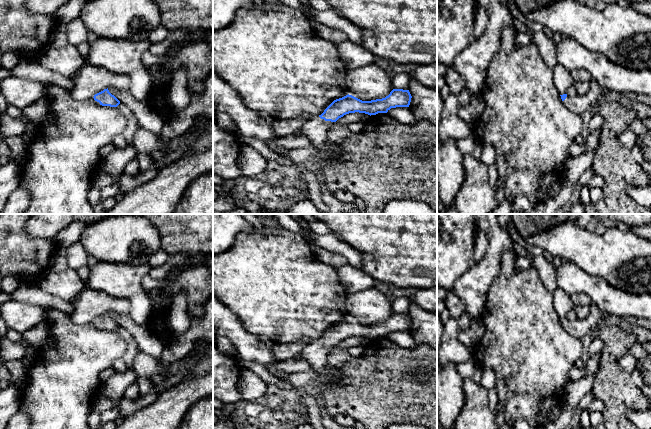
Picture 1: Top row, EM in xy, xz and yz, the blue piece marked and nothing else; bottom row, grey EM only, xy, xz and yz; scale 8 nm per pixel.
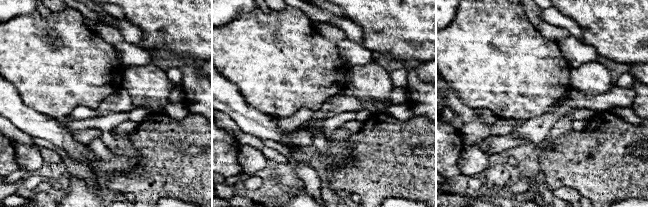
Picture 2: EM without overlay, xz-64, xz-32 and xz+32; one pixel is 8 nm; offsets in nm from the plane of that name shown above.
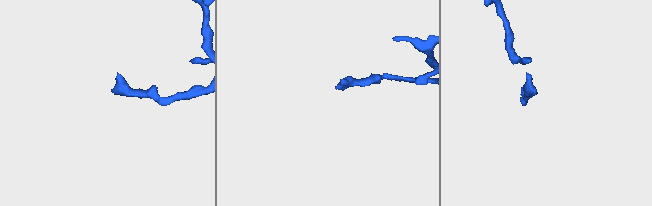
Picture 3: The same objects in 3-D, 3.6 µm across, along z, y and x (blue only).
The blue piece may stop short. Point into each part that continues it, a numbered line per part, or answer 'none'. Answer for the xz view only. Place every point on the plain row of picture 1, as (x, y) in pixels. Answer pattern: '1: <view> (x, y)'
1: xz (316, 353)

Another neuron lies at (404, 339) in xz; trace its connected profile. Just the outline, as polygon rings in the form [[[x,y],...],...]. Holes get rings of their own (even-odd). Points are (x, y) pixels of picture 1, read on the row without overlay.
[[[409,331],[391,332],[387,338],[405,349],[411,349],[415,346],[415,341]]]

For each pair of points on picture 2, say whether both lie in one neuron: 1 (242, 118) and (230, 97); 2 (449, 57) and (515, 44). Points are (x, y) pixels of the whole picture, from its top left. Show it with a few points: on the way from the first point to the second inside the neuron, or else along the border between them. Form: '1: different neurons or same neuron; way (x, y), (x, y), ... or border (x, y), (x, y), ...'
1: same neuron; way (241, 113), (231, 102)
2: same neuron; way (465, 54), (499, 54)

